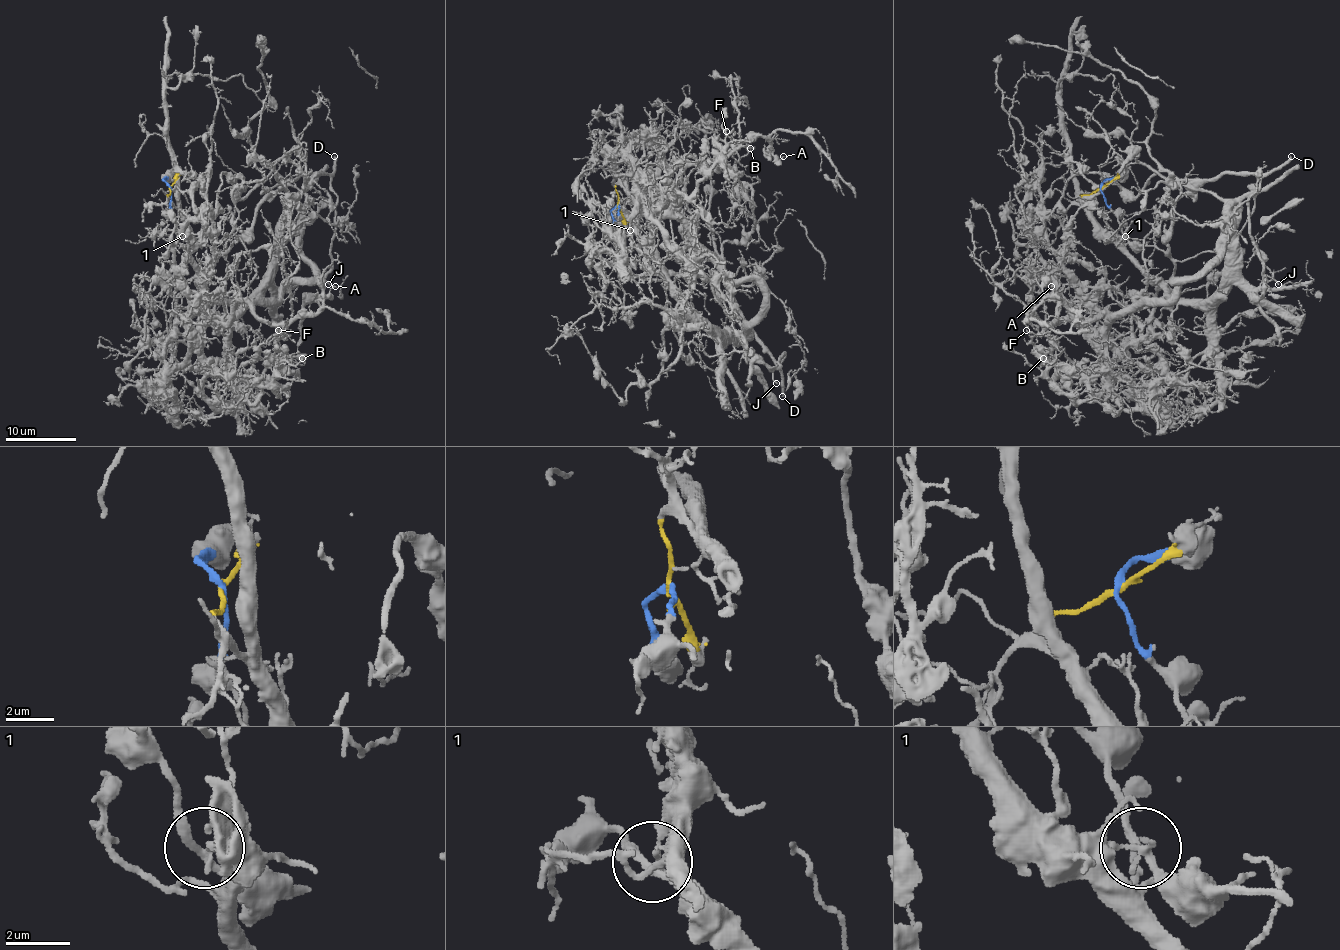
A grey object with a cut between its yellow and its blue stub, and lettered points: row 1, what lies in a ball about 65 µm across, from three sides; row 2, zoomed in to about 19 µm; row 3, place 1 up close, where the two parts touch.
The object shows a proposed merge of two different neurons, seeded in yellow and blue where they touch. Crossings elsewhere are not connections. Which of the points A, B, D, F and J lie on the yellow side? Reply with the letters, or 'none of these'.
A, B, F

